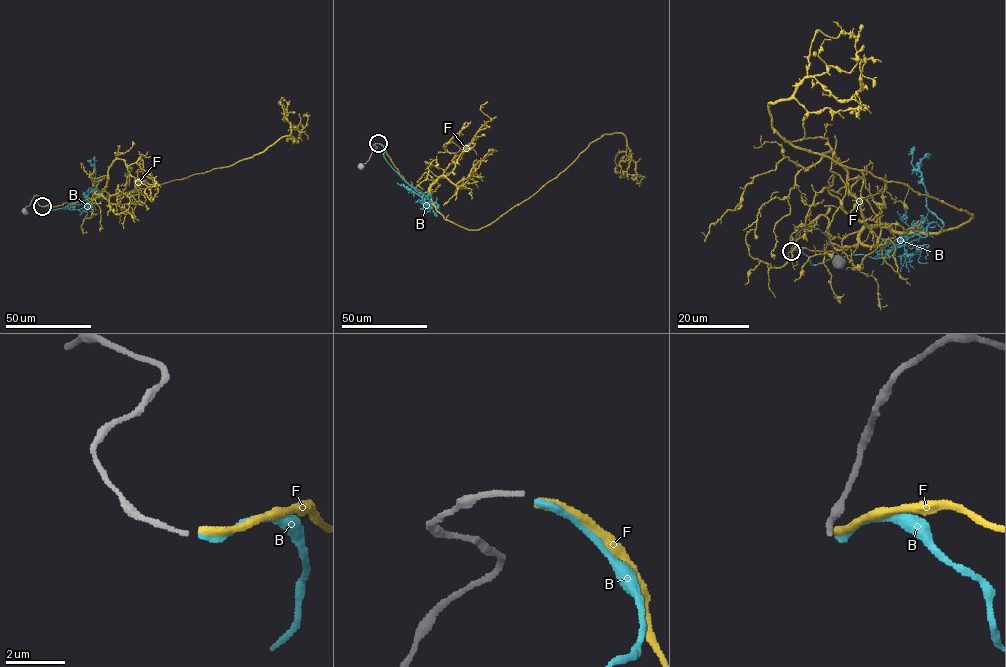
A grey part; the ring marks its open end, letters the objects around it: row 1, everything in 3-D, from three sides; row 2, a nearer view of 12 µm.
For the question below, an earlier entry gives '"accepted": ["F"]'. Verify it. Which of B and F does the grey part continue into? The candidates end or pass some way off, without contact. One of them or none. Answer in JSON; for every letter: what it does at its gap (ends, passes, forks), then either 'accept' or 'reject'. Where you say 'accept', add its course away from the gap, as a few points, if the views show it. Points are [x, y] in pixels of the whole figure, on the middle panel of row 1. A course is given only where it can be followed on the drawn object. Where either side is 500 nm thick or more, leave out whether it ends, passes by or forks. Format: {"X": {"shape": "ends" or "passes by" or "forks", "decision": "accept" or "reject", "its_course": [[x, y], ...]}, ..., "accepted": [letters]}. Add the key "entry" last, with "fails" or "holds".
{"B": {"shape": "ends", "decision": "accept", "its_course": [[379, 143], [391, 167], [438, 205], [436, 216], [430, 205], [423, 208]]}, "F": {"shape": "ends", "decision": "reject"}, "accepted": ["B"], "entry": "fails"}

